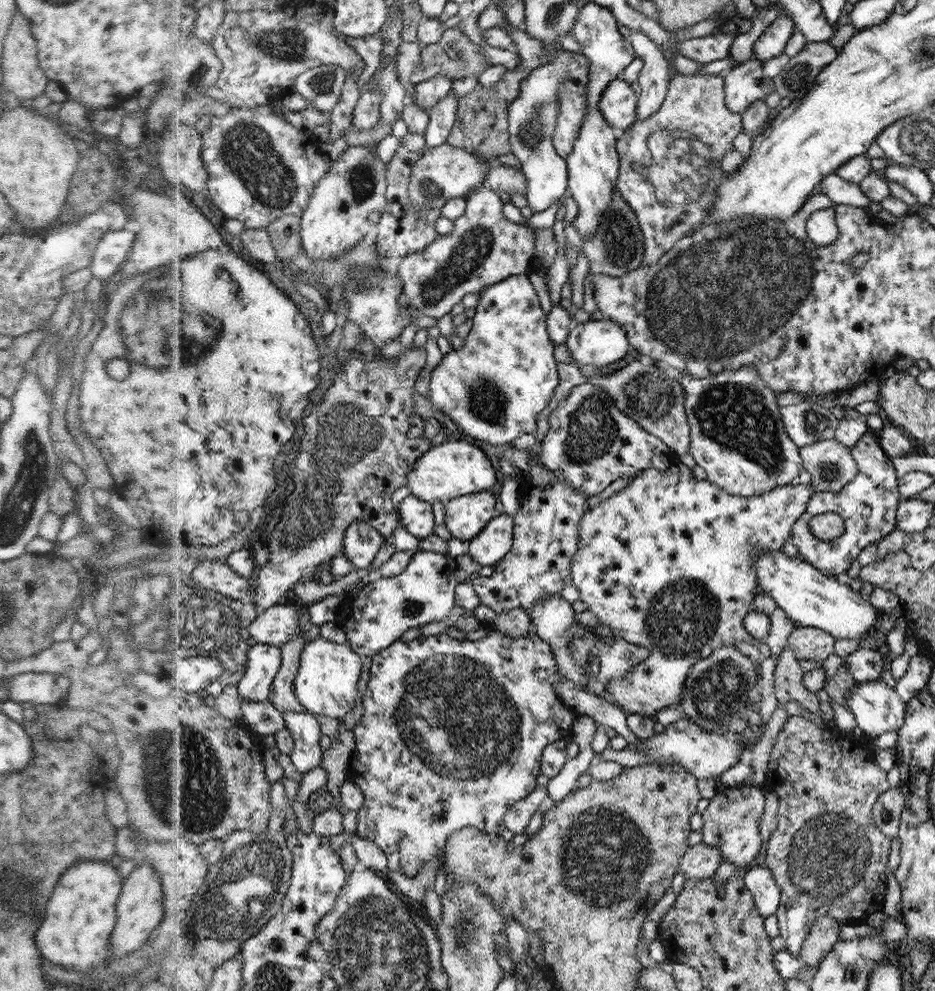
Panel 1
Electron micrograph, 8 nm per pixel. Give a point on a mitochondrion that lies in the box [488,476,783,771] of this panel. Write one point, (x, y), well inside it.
(682, 617)

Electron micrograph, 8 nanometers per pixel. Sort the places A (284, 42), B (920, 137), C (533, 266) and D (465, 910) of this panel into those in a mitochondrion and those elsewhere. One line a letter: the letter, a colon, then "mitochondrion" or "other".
A: mitochondrion
B: mitochondrion
C: other
D: mitochondrion

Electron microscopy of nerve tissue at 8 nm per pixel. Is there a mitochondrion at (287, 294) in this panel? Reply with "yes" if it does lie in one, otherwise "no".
no

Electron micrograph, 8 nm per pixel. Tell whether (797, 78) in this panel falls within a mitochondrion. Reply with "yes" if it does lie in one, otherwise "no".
yes

